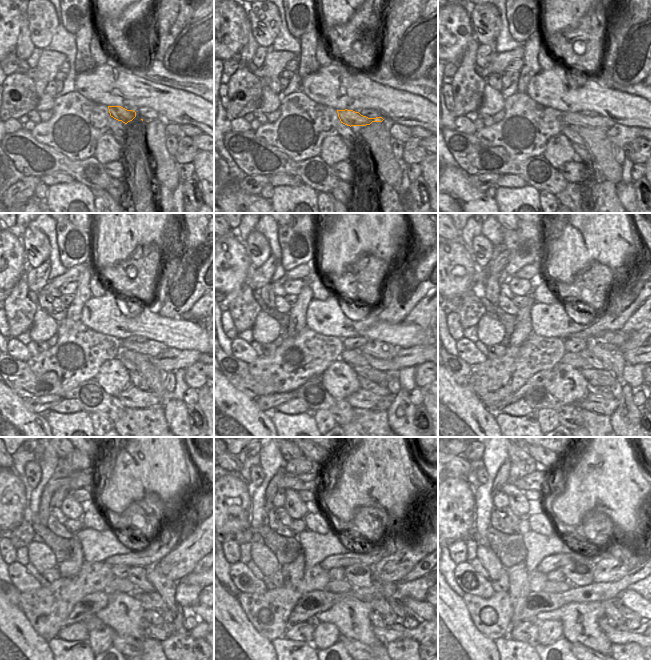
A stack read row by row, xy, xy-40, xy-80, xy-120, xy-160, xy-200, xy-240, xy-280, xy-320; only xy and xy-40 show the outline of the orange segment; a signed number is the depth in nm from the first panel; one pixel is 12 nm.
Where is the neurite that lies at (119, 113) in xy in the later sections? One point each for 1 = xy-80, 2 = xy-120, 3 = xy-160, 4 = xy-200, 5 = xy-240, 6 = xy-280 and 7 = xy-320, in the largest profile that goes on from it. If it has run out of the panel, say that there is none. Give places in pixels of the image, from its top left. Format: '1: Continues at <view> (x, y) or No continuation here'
1: Continues at xy-80 (573, 119)
2: Continues at xy-120 (152, 348)
3: Continues at xy-160 (377, 349)
4: Continues at xy-200 (609, 354)
5: Continues at xy-240 (165, 587)
6: Continues at xy-280 (401, 611)
7: Continues at xy-320 (626, 613)

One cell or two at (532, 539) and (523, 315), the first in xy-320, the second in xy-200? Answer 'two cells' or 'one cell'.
two cells

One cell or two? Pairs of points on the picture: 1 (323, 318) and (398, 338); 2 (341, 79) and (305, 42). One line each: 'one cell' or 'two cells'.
1: one cell
2: two cells

